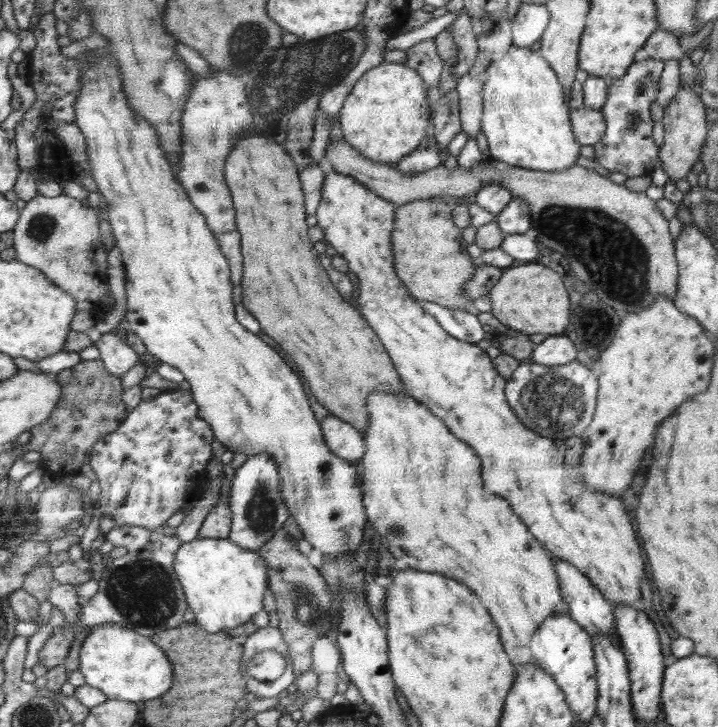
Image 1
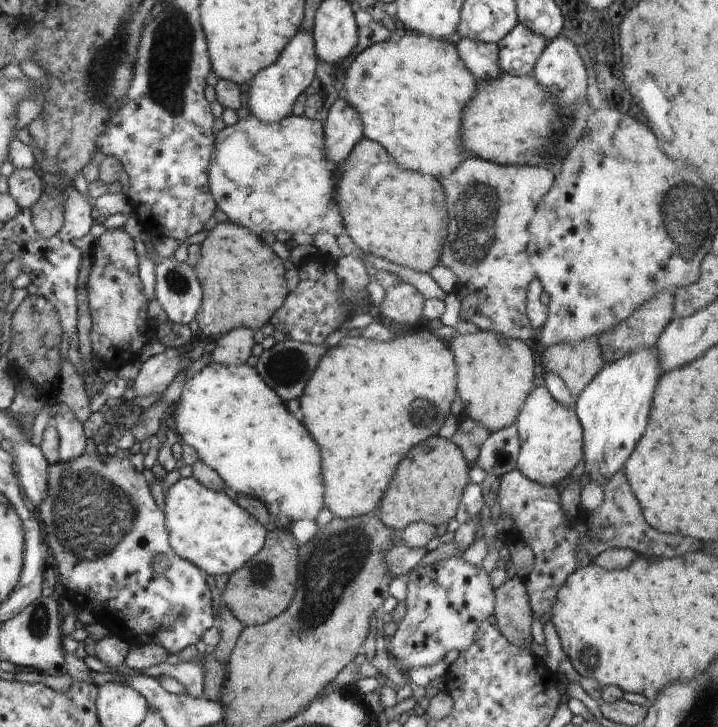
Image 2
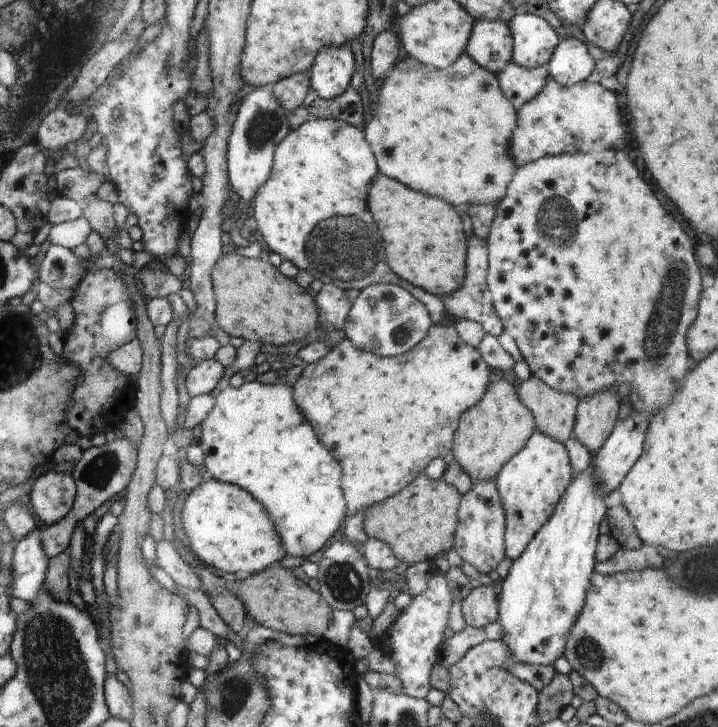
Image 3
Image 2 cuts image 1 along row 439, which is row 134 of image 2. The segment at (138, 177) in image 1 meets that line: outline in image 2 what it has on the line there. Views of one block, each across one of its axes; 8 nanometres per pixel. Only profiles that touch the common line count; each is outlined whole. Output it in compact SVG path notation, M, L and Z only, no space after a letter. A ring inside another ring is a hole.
M249 114L244 120L239 120L233 126L225 126L220 132L219 138L216 139L216 160L212 161L212 192L216 192L216 200L220 200L220 208L218 210L224 212L228 216L231 223L243 225L250 228L256 234L262 232L272 232L274 234L284 231L288 234L302 233L314 236L317 232L329 232L332 236L338 237L340 234L347 234L344 227L343 216L339 212L338 202L332 202L334 198L334 166L330 166L327 158L327 148L324 148L324 134L322 134L322 123L317 120L312 120L308 117L299 117L294 114L286 116L282 122L276 124L264 124L254 114Z

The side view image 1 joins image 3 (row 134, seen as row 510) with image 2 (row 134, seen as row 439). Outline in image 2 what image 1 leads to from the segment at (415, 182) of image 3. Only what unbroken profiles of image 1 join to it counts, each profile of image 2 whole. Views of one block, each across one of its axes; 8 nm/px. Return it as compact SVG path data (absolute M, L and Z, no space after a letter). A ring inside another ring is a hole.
M406 31L398 42L387 40L373 44L356 53L354 60L346 65L340 82L348 104L360 114L363 136L383 145L400 168L439 179L450 176L470 156L464 148L463 120L468 104L476 98L478 81L474 80L474 74L446 39L433 39Z

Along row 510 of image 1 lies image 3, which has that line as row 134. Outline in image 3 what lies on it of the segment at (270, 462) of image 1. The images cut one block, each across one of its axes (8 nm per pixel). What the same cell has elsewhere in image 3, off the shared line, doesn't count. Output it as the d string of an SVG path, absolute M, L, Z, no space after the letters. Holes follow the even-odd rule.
M271 85L258 87L243 99L228 137L227 171L232 190L248 203L267 184L274 168L273 155L276 147L287 138L290 130L285 108L275 99Z

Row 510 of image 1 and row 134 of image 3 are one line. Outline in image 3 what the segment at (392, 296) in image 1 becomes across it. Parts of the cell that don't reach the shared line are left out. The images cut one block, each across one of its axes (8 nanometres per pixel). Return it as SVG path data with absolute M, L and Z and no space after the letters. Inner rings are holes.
M548 78L543 90L518 109L518 119L519 126L511 143L512 156L518 167L542 159L544 155L626 149L616 96L614 92L604 90L600 83L583 81L565 87Z

